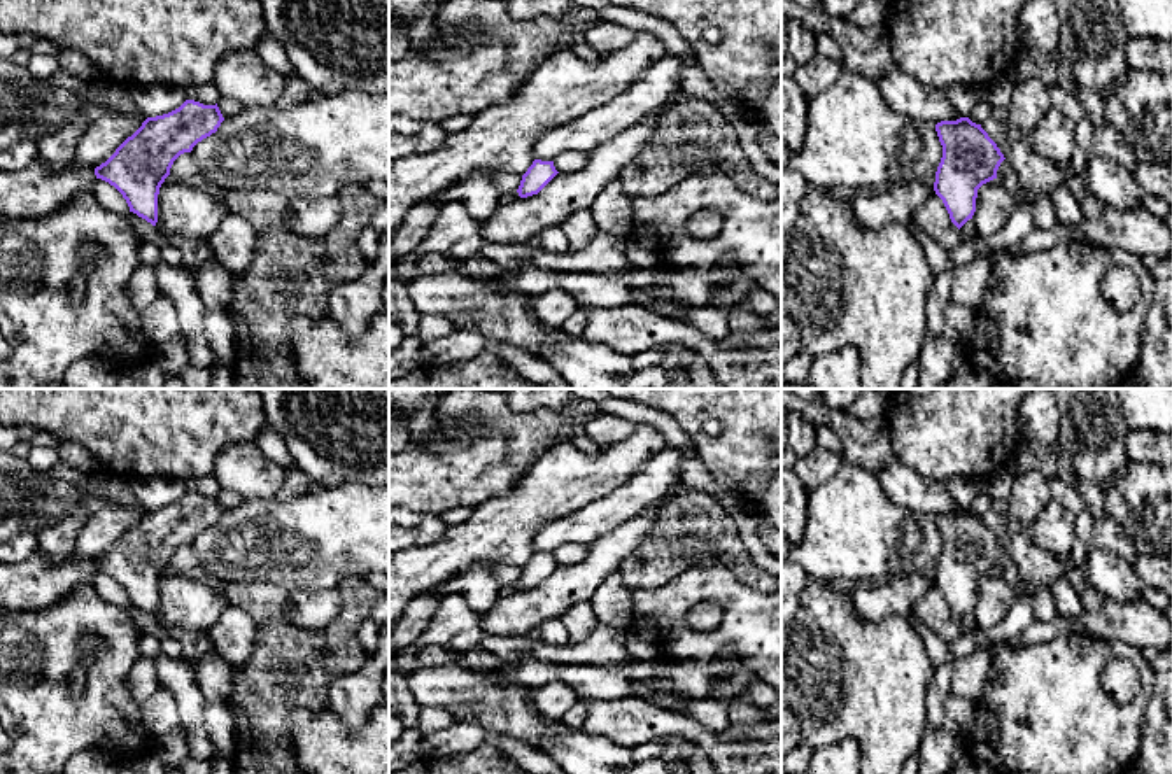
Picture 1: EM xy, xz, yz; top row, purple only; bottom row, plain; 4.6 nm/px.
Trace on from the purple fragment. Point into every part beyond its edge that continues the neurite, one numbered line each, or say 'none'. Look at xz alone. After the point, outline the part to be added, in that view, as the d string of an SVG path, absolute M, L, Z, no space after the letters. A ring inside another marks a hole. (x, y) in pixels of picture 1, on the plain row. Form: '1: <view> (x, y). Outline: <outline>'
none

